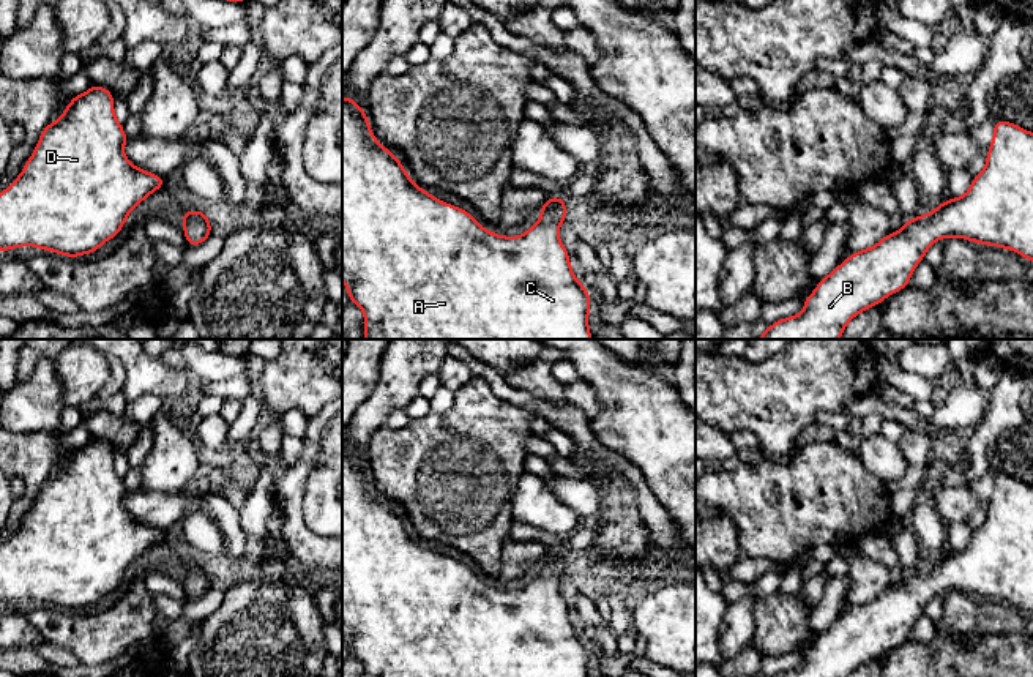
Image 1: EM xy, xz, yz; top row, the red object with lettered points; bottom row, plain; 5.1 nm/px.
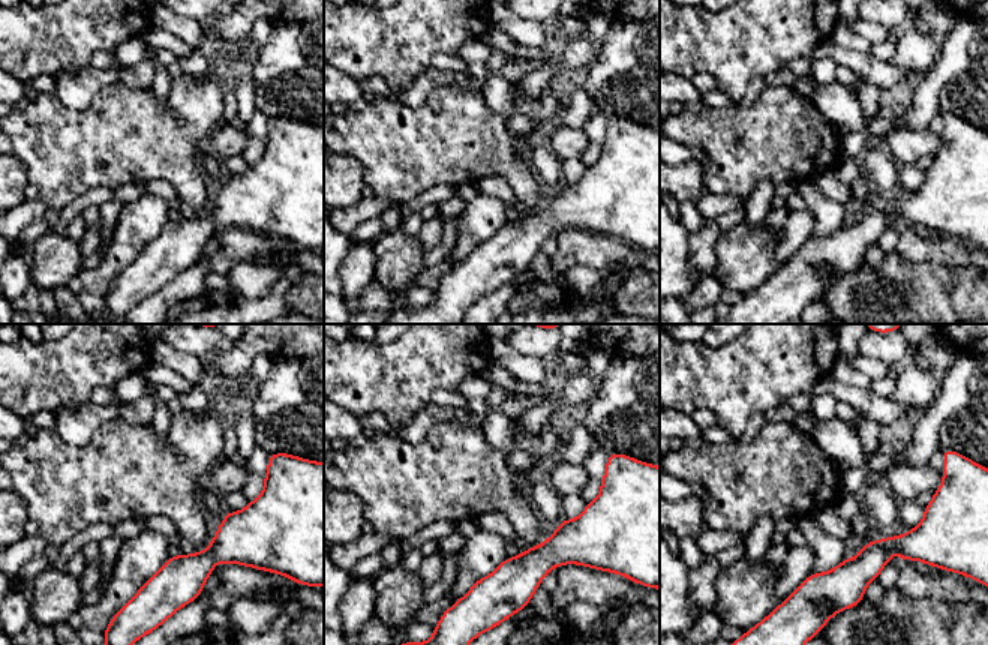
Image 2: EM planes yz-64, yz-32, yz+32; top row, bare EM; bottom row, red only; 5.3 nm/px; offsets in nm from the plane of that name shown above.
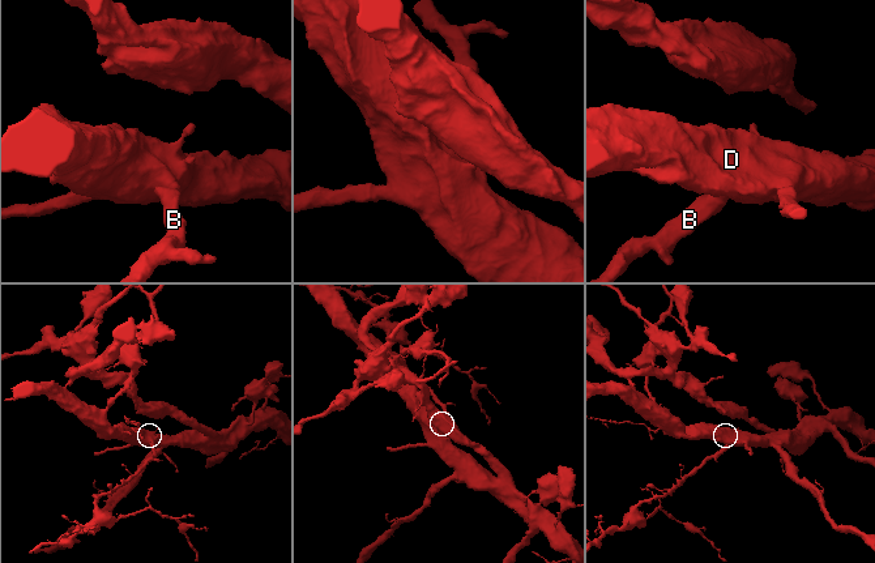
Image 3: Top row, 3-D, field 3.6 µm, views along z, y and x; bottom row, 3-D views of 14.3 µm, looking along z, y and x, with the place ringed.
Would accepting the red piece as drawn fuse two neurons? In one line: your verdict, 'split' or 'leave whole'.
leave whole

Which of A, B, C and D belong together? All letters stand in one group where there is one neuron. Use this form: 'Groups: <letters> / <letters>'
Groups: A B C D

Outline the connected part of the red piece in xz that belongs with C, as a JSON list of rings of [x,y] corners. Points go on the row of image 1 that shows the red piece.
[[[347,95],[342,98],[342,281],[350,303],[363,309],[364,339],[593,339],[588,328],[591,298],[585,284],[574,276],[569,252],[558,237],[558,227],[566,221],[566,199],[549,196],[539,213],[541,219],[519,237],[503,237],[484,229],[468,211],[415,185],[399,158],[374,137],[361,106]]]

